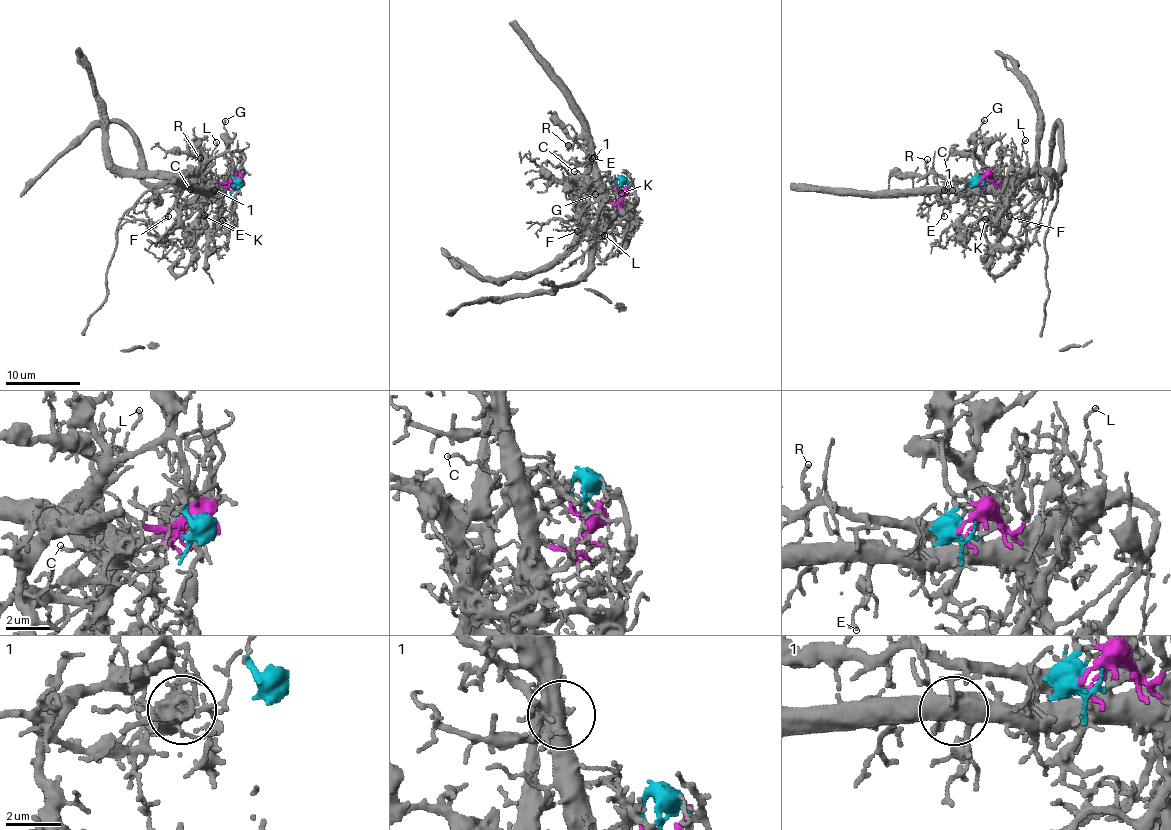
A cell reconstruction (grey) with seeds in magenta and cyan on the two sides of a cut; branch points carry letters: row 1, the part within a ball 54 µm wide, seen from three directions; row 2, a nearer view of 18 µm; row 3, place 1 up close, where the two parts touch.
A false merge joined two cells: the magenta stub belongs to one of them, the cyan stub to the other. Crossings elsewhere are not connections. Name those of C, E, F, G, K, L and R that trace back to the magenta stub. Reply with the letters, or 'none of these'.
C, E, F, K, L, R

